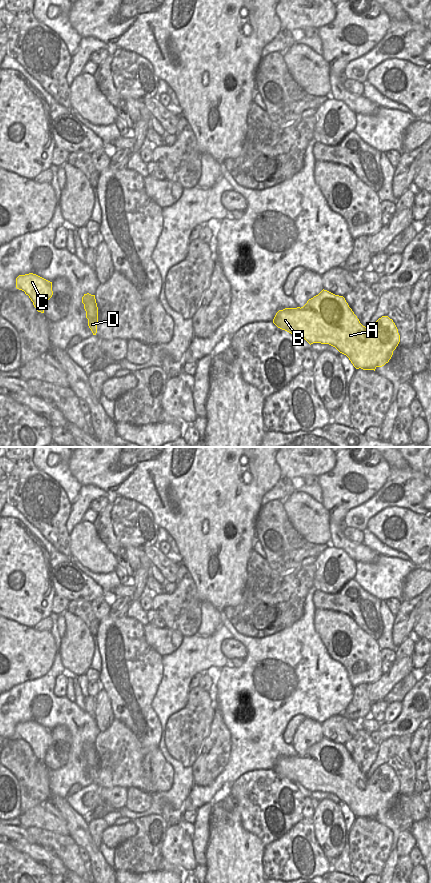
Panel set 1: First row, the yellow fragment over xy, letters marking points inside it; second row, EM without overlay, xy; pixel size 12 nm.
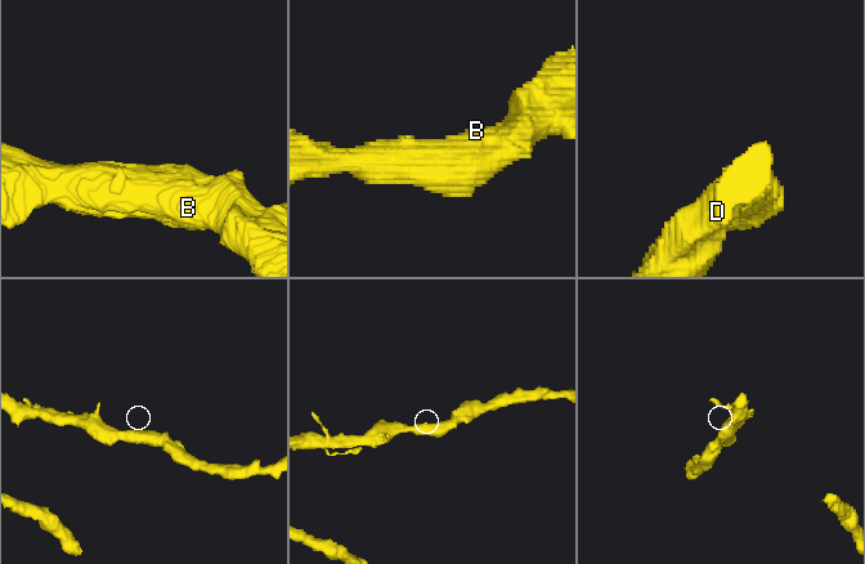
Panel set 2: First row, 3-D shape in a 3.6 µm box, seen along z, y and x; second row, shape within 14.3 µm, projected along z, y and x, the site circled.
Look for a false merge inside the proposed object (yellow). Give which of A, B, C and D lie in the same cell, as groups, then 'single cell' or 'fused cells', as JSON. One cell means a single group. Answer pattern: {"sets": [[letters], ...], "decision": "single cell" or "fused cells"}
{"sets": [["A", "B", "C", "D"]], "decision": "single cell"}

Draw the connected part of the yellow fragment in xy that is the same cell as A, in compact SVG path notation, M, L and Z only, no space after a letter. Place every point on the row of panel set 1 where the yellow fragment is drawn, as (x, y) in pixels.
M322 290L303 307L279 310L273 323L293 335L299 335L310 345L329 344L346 355L356 369L374 370L389 362L400 342L398 329L388 316L379 318L371 329L363 326L343 296Z

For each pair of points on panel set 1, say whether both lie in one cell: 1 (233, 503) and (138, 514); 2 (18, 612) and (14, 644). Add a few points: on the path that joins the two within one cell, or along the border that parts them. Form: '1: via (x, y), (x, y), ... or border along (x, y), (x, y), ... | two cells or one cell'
1: border along (131, 499), (144, 505), (151, 512), (158, 527) | two cells
2: border along (10, 619), (32, 628) | two cells

